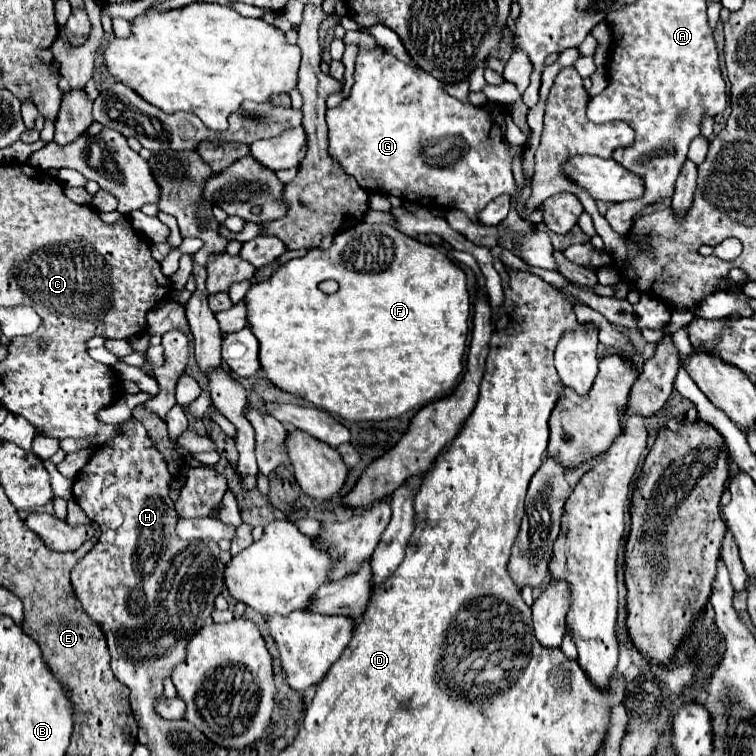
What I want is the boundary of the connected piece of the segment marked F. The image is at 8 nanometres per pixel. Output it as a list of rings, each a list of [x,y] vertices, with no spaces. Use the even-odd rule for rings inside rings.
[[[365,221],[357,223],[355,227],[341,231],[335,235],[333,245],[325,251],[311,249],[305,257],[291,259],[289,263],[281,265],[279,271],[271,275],[269,281],[255,283],[245,295],[247,301],[247,321],[253,329],[255,337],[259,339],[259,361],[265,369],[269,381],[277,385],[279,389],[287,389],[291,393],[305,395],[307,401],[317,405],[319,409],[325,409],[329,413],[337,413],[339,417],[347,421],[385,421],[391,417],[401,417],[403,413],[433,403],[435,399],[445,397],[455,387],[455,379],[459,377],[459,371],[463,367],[463,353],[465,353],[465,341],[469,333],[470,317],[470,293],[467,289],[467,277],[463,269],[459,269],[451,259],[447,259],[441,251],[437,251],[431,245],[419,243],[417,239],[401,233],[393,225],[369,225]],[[325,279],[335,279],[339,283],[339,291],[333,295],[325,295],[319,289],[319,283]]]

